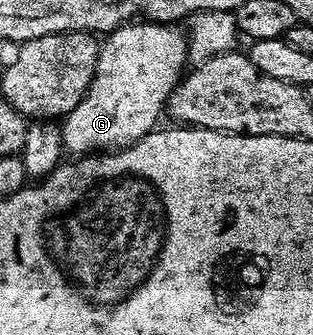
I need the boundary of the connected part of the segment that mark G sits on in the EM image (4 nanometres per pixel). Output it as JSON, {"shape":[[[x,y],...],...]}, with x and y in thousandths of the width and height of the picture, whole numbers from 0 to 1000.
{"shape":[[[428,60],[355,93],[319,128],[284,266],[275,269],[265,299],[252,299],[252,310],[240,310],[240,322],[227,322],[227,334],[211,340],[192,367],[195,430],[217,457],[220,448],[233,457],[224,463],[281,466],[313,454],[390,448],[396,436],[425,436],[457,406],[489,397],[511,367],[502,361],[511,358],[514,340],[521,352],[540,278],[565,260],[594,206],[597,113],[581,93],[575,101],[565,84],[553,72]]]}

